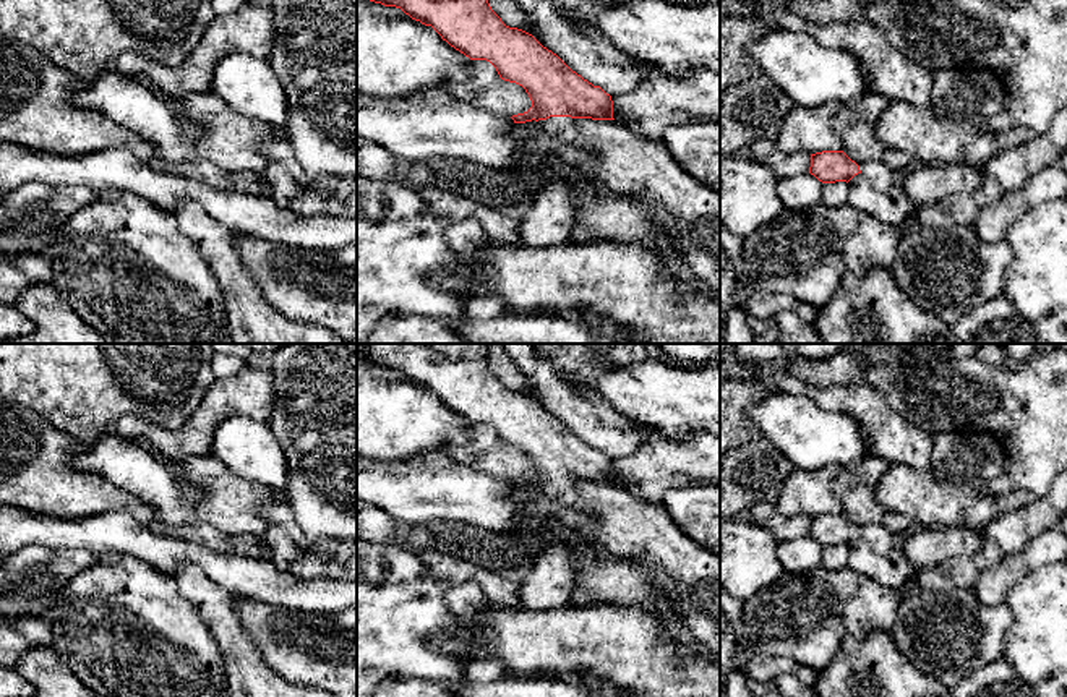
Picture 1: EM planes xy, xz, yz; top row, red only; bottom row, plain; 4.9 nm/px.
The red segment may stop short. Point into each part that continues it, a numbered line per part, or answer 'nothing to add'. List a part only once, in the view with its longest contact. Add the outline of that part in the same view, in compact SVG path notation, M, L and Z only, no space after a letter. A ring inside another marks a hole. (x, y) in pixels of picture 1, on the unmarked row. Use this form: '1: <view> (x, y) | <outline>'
1: xz (565, 491) | M550 480L538 486L538 493L551 501L559 501L566 507L584 511L585 504L579 499L571 480Z

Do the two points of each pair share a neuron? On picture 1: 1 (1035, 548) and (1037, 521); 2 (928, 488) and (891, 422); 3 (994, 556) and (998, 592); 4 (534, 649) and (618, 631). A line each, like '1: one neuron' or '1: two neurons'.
1: two neurons
2: two neurons
3: two neurons
4: one neuron

